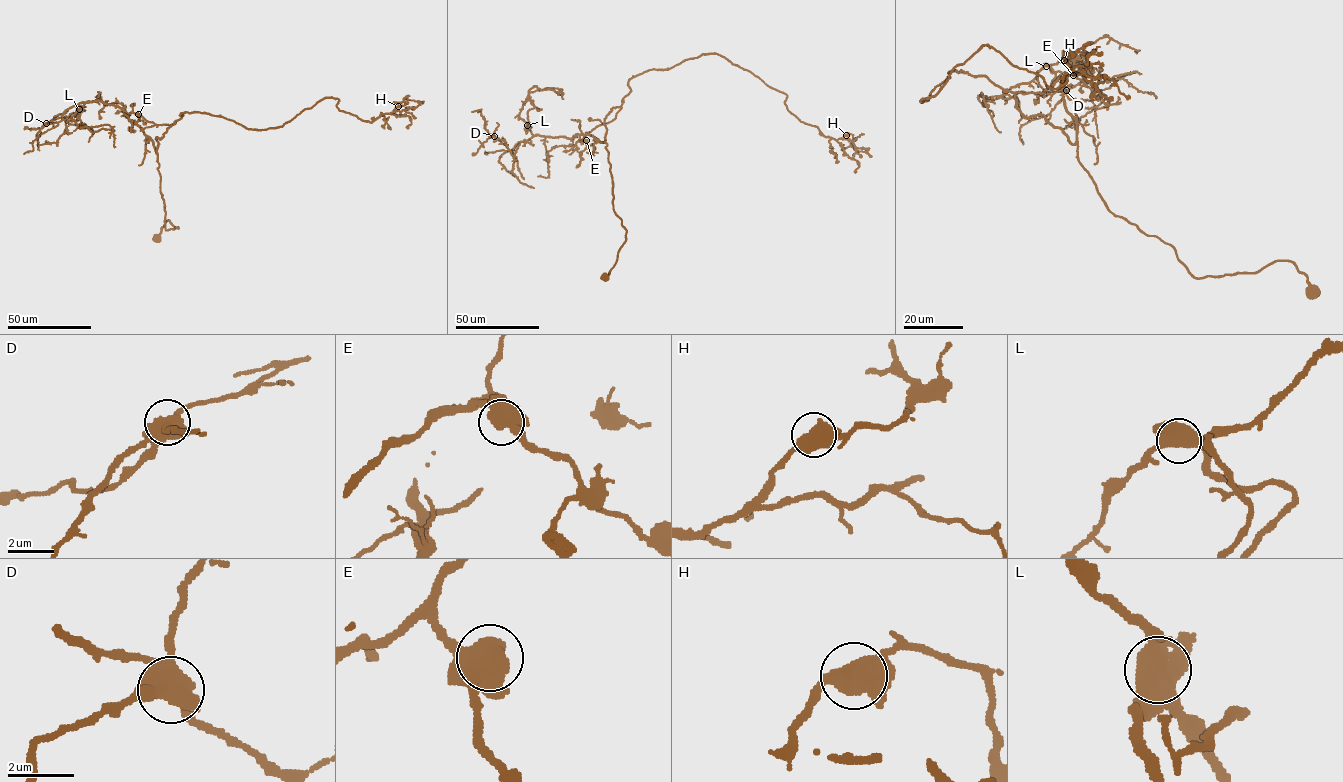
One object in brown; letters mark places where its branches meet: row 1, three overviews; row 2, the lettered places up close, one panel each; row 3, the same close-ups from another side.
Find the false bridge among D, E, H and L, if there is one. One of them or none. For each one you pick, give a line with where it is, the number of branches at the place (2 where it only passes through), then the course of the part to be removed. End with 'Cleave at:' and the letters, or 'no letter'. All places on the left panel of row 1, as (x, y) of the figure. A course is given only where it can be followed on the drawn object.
L: (79, 109) | 4 | (79, 109), (81, 126), (79, 124), (86, 126), (80, 127), (86, 127), (92, 132), (101, 129), (114, 130)
Cleave at: L

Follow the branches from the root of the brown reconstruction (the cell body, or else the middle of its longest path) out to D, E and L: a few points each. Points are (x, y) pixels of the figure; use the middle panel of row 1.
D: (604, 276), (615, 265), (626, 232), (613, 208), (607, 144), (587, 134), (534, 135), (509, 150), (494, 136)
E: (604, 276), (626, 232), (613, 208), (604, 142), (604, 119), (621, 107), (586, 140)
L: (604, 276), (615, 265), (626, 232), (613, 208), (607, 144), (587, 134), (570, 138), (534, 135), (527, 125)

